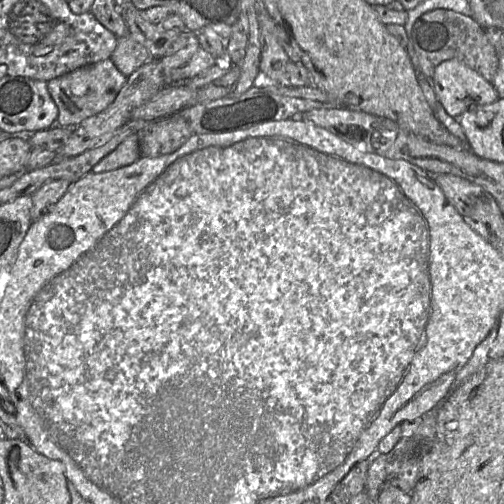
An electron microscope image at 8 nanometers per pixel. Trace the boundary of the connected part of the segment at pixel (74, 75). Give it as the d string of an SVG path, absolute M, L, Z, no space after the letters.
M110 59L84 66L47 82L48 91L58 108L57 126L77 126L105 110L125 84L125 77Z

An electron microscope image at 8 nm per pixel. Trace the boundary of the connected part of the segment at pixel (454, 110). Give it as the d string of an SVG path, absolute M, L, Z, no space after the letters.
M457 59L439 64L430 82L438 102L456 119L476 106L491 104L500 98L492 82Z

